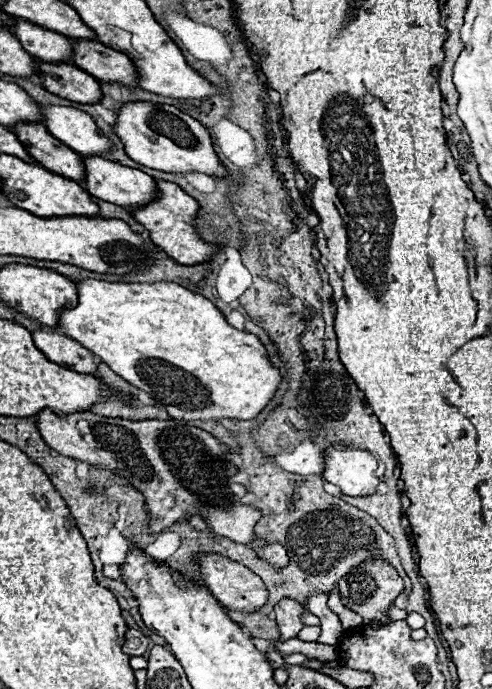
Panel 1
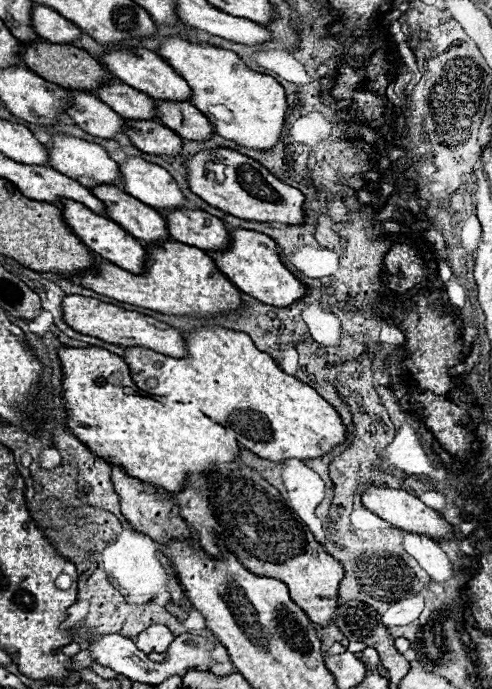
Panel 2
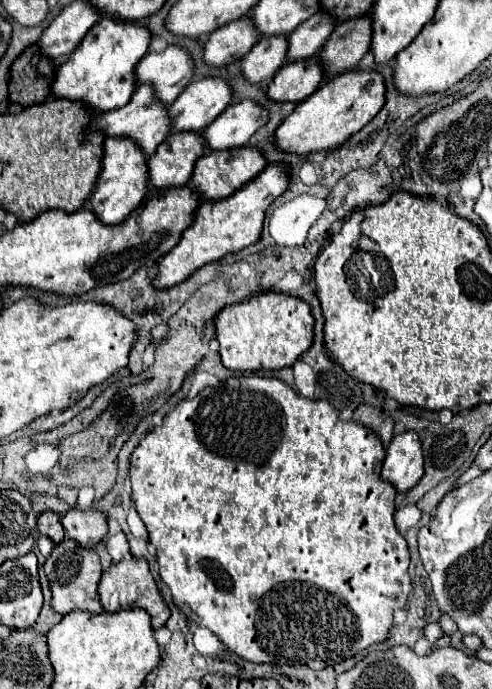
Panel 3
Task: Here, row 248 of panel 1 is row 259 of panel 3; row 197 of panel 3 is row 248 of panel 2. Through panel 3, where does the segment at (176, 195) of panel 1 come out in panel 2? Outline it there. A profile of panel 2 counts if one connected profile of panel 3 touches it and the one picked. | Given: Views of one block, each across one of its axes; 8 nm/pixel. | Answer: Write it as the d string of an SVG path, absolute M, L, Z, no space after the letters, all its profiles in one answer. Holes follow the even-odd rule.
M234 228L230 232L232 242L228 246L228 250L224 252L208 252L214 262L218 264L220 272L232 282L236 284L244 294L276 306L276 308L284 308L290 306L292 302L298 302L300 298L304 298L308 294L308 286L304 286L280 260L278 254L278 246L276 242L260 232L254 230L242 230L242 228Z

